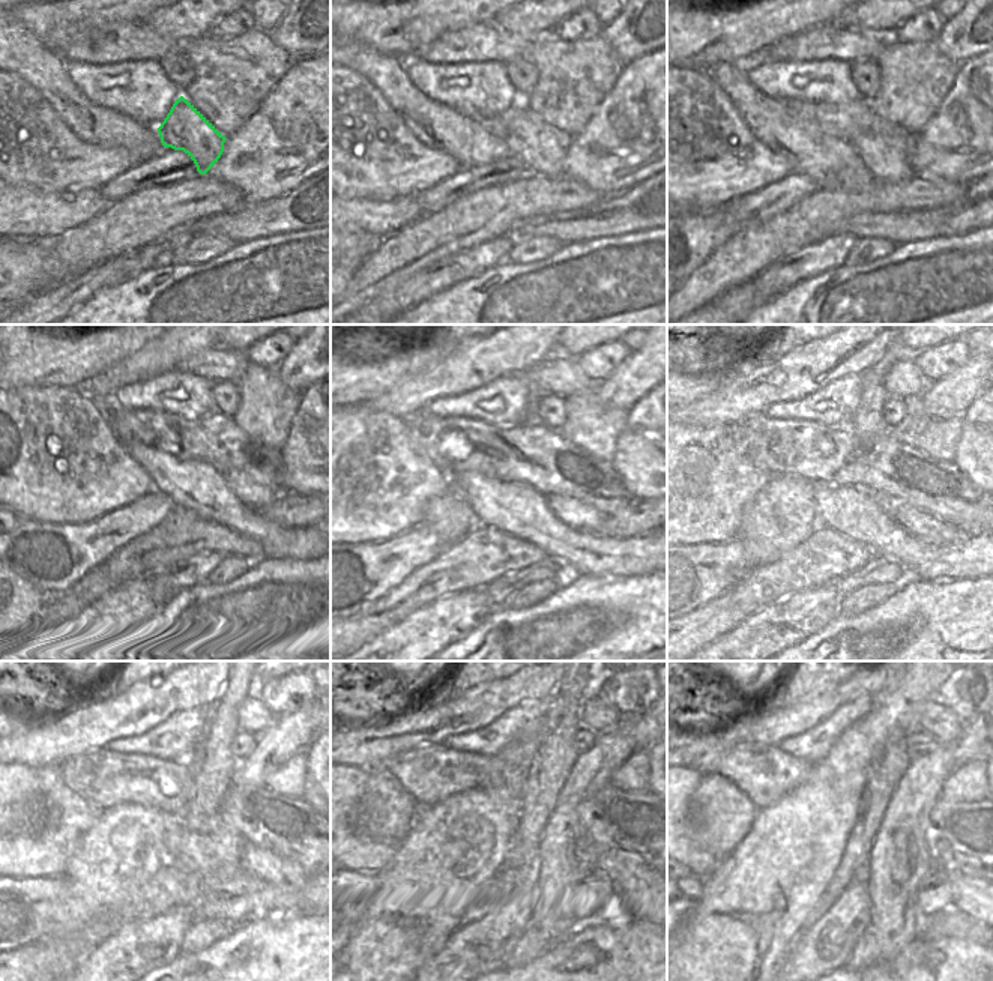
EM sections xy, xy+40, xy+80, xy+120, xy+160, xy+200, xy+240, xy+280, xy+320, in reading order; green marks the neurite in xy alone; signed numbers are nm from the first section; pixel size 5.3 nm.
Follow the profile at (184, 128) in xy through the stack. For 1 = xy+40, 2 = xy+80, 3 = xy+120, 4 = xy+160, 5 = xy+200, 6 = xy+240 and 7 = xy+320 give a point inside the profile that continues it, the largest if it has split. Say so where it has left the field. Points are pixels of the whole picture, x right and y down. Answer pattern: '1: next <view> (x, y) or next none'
1: next xy+40 (543, 147)
2: next xy+80 (879, 149)
3: next xy+120 (244, 498)
4: next xy+160 (582, 517)
5: next xy+200 (915, 520)
6: next xy+240 (256, 861)
7: next xy+320 (972, 896)

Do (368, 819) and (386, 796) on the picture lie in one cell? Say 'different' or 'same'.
same

